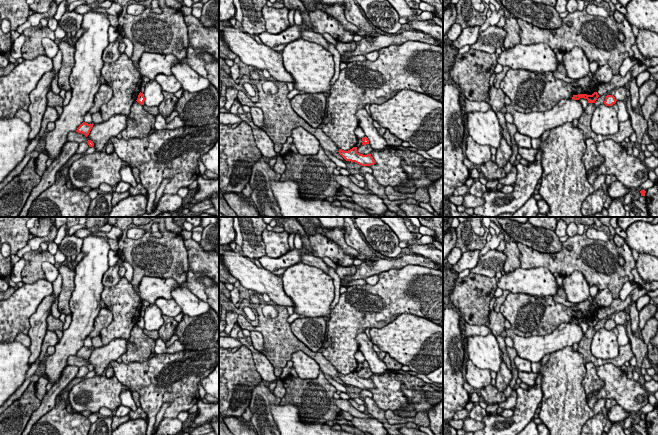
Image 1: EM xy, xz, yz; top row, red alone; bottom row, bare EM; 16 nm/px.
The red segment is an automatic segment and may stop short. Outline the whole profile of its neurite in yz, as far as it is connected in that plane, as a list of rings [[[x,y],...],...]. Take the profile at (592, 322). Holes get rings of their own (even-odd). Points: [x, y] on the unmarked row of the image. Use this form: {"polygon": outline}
{"polygon": [[[594,316],[592,319],[587,319],[587,318],[578,318],[578,319],[573,319],[572,323],[574,324],[579,324],[580,322],[584,322],[588,324],[588,327],[595,327],[597,322],[599,321],[597,316]]]}

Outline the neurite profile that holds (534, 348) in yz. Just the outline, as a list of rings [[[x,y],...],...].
[[[572,322],[560,324],[552,333],[545,336],[525,338],[516,335],[511,328],[505,328],[505,331],[513,341],[513,348],[517,356],[527,359],[531,363],[540,362],[547,354],[579,343],[584,336],[581,327]]]

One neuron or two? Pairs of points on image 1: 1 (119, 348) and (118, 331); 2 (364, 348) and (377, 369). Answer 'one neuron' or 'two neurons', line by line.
1: two neurons
2: one neuron

